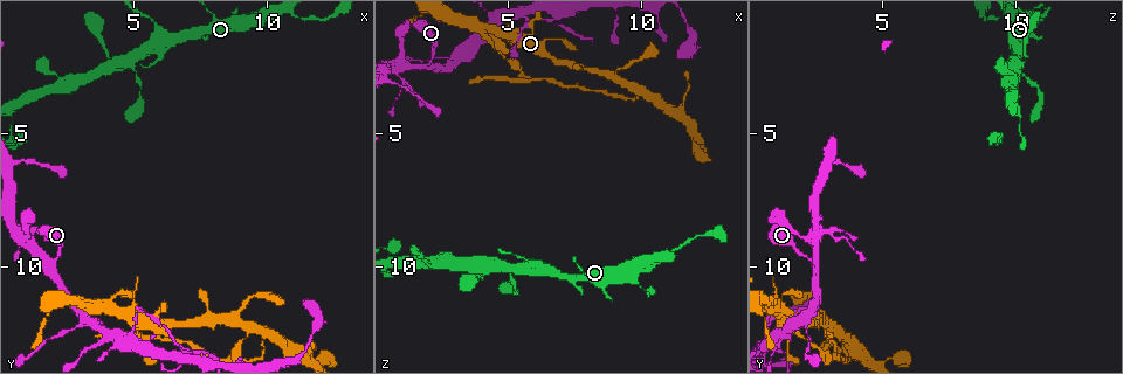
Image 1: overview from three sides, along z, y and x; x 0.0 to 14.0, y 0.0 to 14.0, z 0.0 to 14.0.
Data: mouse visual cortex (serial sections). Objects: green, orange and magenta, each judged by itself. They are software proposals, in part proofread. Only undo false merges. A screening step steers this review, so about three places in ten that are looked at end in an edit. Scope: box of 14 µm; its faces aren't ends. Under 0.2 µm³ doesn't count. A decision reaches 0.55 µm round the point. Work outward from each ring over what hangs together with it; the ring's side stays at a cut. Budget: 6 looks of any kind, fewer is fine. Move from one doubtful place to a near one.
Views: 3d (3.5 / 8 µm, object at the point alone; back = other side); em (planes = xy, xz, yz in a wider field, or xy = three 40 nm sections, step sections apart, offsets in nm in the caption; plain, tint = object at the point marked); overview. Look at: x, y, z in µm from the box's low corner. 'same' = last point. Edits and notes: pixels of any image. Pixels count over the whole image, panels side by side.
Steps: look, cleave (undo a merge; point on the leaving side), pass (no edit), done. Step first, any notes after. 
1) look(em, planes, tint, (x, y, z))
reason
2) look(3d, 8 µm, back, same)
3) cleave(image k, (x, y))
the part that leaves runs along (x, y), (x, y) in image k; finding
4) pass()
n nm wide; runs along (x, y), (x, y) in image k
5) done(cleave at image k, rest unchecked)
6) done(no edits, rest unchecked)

look(3d, 3.5 µm, (9.8, 13.3, 3.6))
abrupt turn

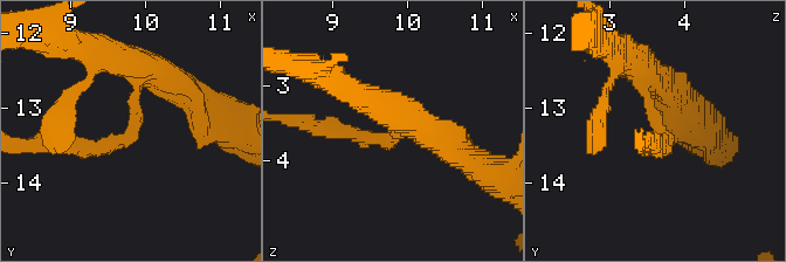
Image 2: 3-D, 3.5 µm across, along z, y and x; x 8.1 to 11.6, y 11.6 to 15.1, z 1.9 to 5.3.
look(em, xy, step 2, tint, (9.75, 13.35, 3.70))
arms of 200, 200 nm

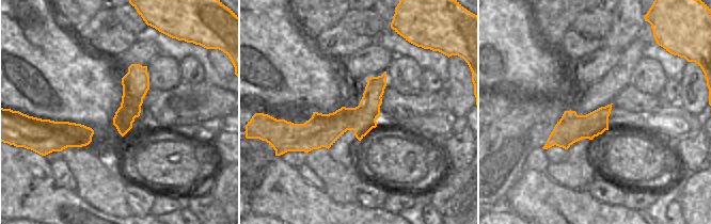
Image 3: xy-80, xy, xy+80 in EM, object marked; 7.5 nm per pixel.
cleave(image 2, (98, 146))
220 nm wide; the part that leaves runs along (390, 138), (358, 138), (297, 121) in image 2; two cells meet here

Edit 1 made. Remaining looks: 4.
look(3d, 3.5 µm, (2.0, 9.9, 2.5))
abrupt turn

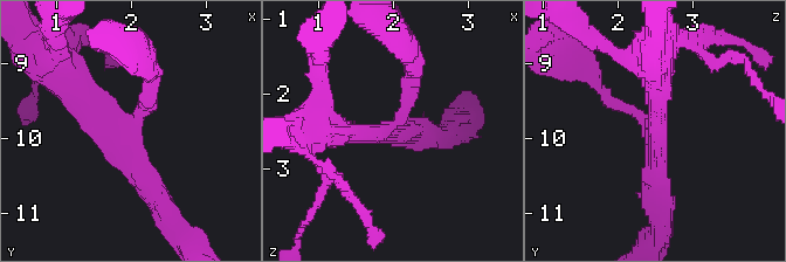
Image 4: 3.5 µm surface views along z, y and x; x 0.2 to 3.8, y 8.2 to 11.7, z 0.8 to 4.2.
look(em, xy, step 3, tint, (1.95, 9.90, 2.45))
3 arms; arms of 150, 300, 300 nm

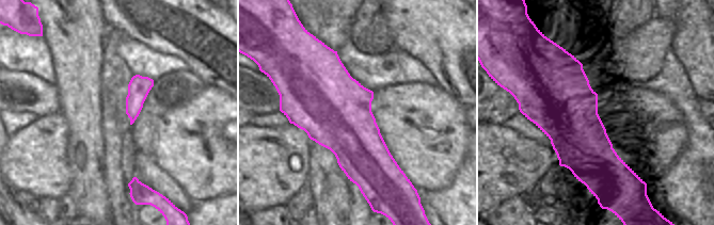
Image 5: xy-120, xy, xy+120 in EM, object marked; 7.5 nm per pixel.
look(em, xy, step 1, tint, same)

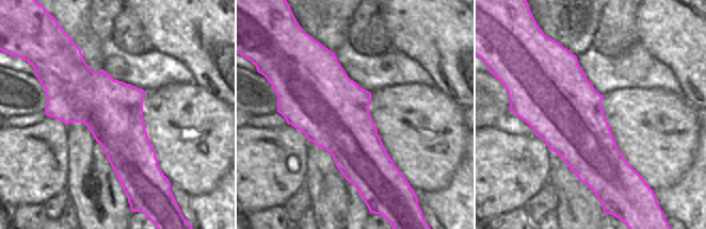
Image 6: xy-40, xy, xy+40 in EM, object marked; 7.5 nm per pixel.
pass()
runs along (598, 84), (655, 135), (657, 197) in image 4; continuous, no second cell

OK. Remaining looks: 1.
done(cleave at image 2, rest unchecked)

